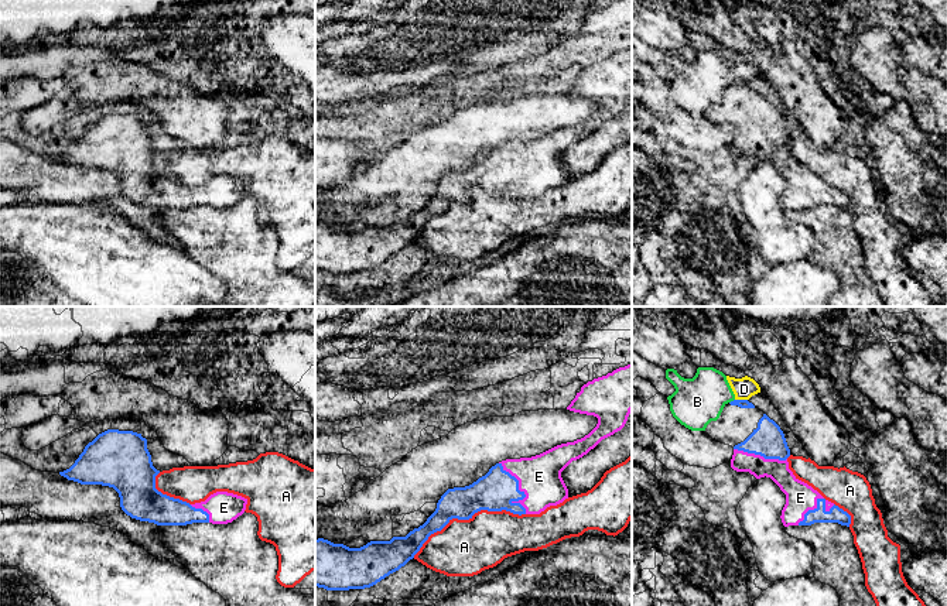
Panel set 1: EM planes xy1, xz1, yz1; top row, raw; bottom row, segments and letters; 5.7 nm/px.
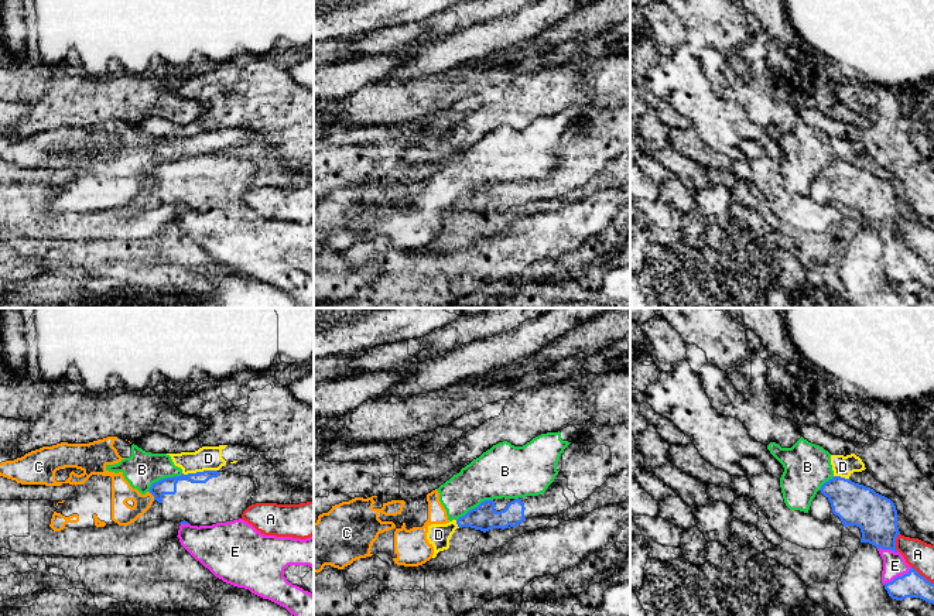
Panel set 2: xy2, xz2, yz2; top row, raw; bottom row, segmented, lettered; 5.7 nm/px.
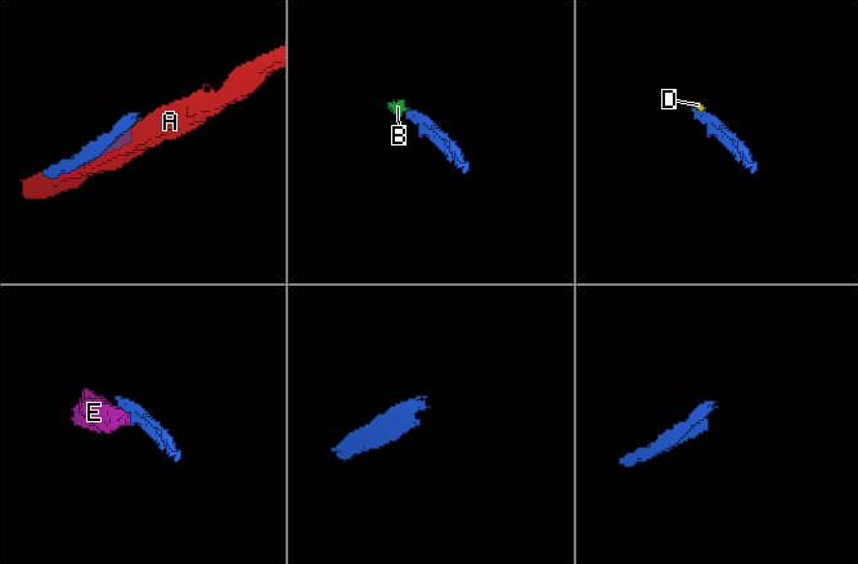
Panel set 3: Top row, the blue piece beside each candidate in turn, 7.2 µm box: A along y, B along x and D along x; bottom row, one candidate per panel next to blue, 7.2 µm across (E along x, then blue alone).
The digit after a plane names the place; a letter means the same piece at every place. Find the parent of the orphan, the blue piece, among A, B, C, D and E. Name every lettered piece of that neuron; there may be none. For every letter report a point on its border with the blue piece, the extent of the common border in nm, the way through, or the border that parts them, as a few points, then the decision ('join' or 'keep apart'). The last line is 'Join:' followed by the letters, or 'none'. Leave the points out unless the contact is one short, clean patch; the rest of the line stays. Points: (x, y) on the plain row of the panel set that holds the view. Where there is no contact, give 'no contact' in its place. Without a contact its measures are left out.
A: xz1 (467, 202) | 700 nm | keep apart
B: xy2 (166, 161) | 220 nm | along xy2 (182, 157), (161, 161), (147, 174) | keep apart
C: xy2 (151, 177) | 70 nm | along xy2 (149, 174), (154, 182) | keep apart
D: xy2 (199, 156) | 200 nm | keep apart
E: xz1 (518, 171) | 340 nm | join
Join: E

